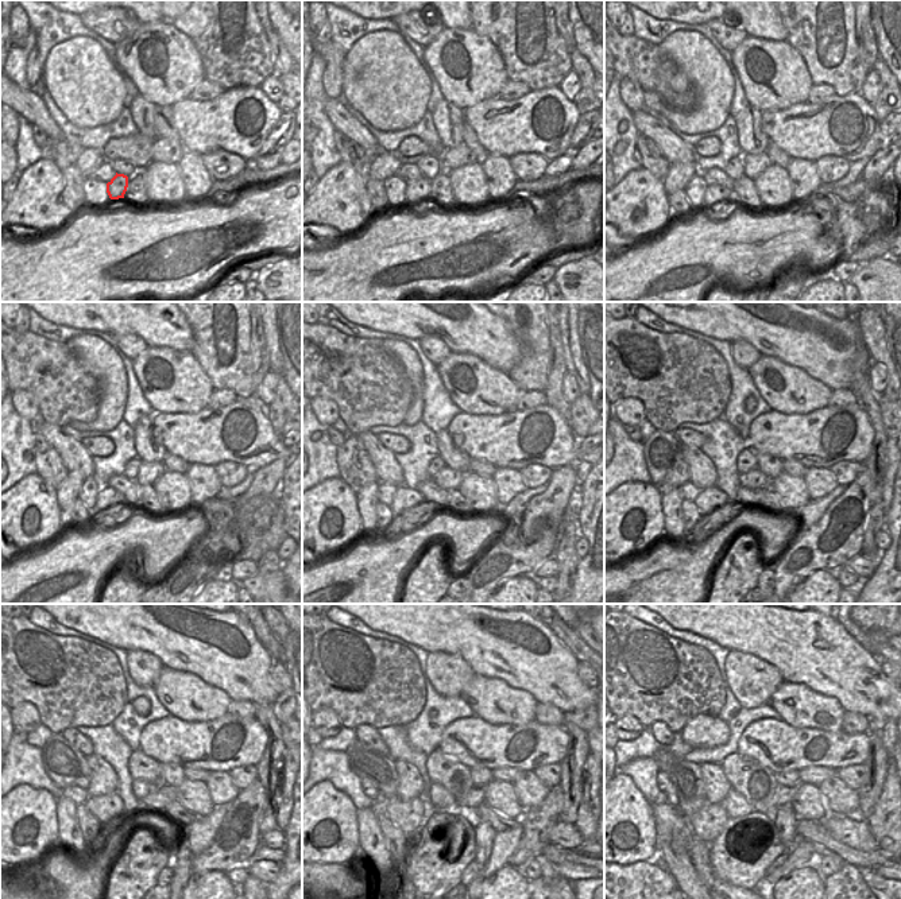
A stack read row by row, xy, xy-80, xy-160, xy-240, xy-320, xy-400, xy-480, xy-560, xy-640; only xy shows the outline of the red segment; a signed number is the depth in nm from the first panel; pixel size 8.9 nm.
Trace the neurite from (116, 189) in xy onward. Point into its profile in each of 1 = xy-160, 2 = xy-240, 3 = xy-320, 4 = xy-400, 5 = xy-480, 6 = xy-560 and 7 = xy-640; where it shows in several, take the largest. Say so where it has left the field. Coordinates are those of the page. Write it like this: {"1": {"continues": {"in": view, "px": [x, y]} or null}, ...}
{"1": {"continues": {"in": "xy-160", "px": [715, 194]}}, "2": {"continues": {"in": "xy-240", "px": [107, 496]}}, "3": {"continues": {"in": "xy-320", "px": [405, 498]}}, "4": {"continues": {"in": "xy-400", "px": [710, 499]}}, "5": {"continues": {"in": "xy-480", "px": [104, 808]}}, "6": {"continues": {"in": "xy-560", "px": [409, 817]}}, "7": {"continues": {"in": "xy-640", "px": [707, 824]}}}

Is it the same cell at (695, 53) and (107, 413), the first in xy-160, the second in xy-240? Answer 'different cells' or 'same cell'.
same cell

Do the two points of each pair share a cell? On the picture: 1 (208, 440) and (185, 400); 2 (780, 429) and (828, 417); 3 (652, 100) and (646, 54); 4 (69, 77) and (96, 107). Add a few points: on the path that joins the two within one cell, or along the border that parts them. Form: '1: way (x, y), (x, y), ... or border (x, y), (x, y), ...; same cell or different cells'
1: border (207, 406), (196, 413), (159, 413); different cells
2: way (792, 429), (816, 429); same cell
3: border (644, 90), (653, 90), (668, 105), (677, 108); different cells
4: way (76, 84), (92, 100); same cell

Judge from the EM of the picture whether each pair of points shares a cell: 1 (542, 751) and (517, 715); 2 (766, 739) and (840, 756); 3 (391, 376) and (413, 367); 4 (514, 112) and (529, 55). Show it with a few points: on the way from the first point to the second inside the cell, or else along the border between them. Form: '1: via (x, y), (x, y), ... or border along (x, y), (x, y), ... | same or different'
1: border along (534, 719), (519, 725), (491, 723) | different
2: via (785, 748), (796, 748), (812, 762), (822, 758) | same
3: border along (383, 347), (401, 364), (412, 386), (412, 402) | different
4: border along (557, 85), (532, 90) | different

